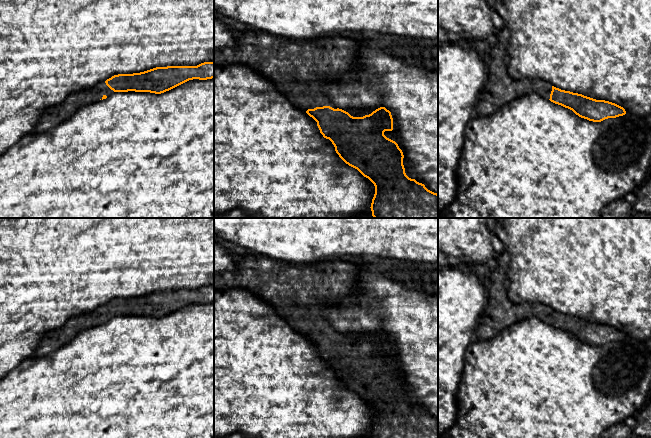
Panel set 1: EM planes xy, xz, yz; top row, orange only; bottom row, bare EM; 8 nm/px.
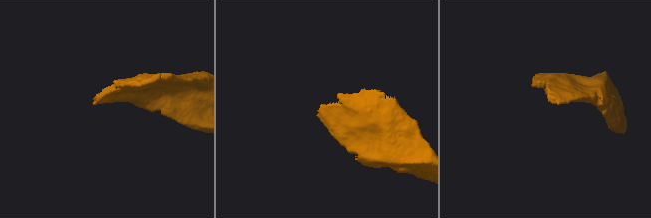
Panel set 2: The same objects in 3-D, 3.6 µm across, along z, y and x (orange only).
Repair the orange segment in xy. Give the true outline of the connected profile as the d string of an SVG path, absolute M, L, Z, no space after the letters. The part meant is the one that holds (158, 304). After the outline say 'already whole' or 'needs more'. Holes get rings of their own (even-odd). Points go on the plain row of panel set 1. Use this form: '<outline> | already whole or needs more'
M204 286L197 290L156 291L140 297L114 299L92 312L69 318L62 327L44 333L33 356L44 357L70 342L83 330L106 323L114 316L161 318L189 304L212 302L214 286Z | needs more

